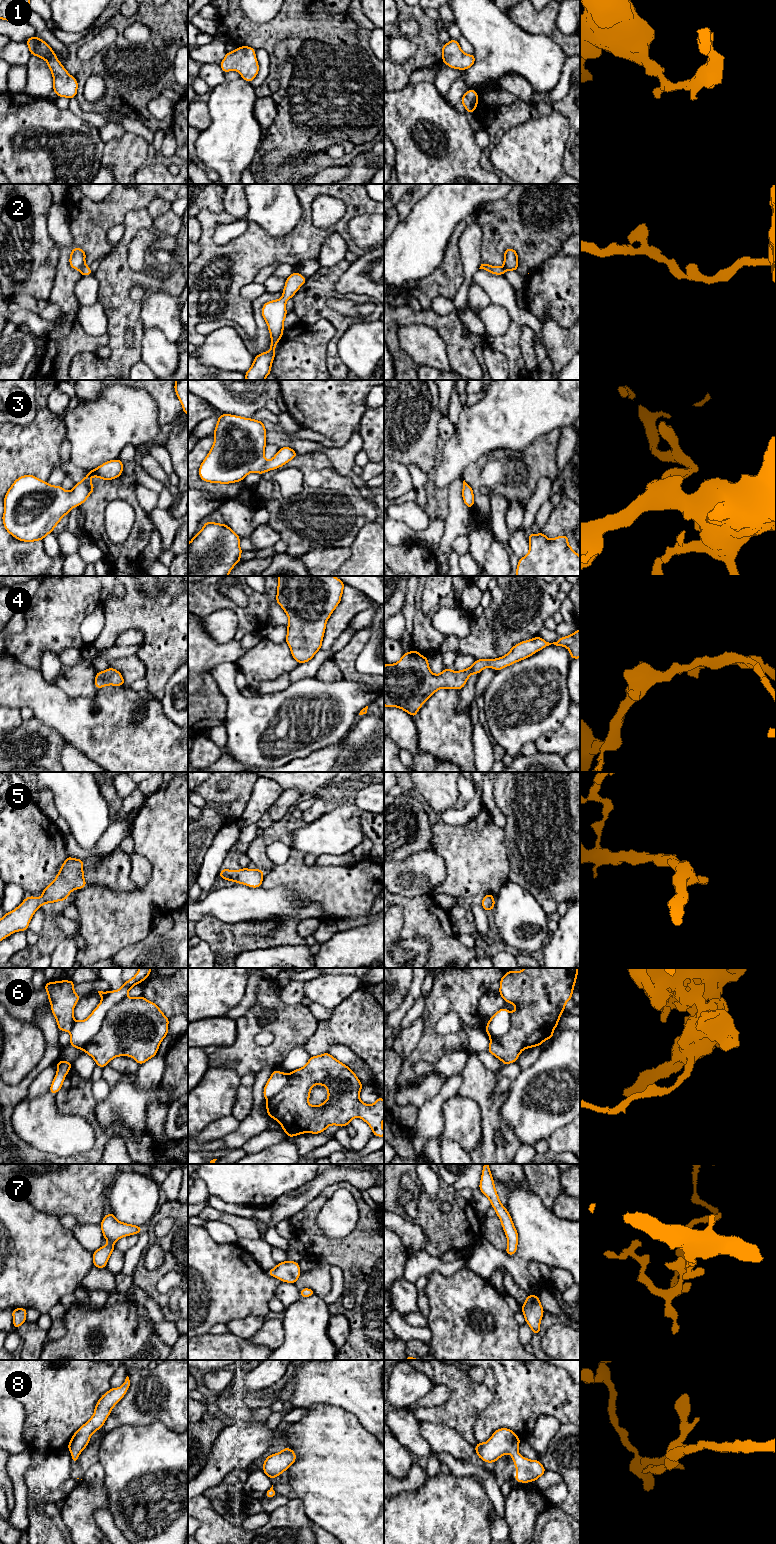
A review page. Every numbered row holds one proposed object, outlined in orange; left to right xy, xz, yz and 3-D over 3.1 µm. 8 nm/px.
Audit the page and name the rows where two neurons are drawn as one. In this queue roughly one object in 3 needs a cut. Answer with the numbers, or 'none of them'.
6

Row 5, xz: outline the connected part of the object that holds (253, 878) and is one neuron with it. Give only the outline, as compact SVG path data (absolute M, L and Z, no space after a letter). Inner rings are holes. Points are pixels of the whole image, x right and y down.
M242 868L237 871L222 869L218 877L228 881L234 881L235 883L244 884L252 888L257 888L262 886L263 876L264 872L257 868Z

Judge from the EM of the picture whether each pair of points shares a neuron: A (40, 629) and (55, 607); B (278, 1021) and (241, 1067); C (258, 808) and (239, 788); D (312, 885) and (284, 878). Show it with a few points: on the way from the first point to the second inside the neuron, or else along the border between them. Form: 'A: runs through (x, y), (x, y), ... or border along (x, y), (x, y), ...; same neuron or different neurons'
A: runs through (45, 624), (55, 612); same neuron
B: runs through (263, 1021), (246, 1038), (245, 1052); same neuron
C: border along (255, 782), (246, 807), (238, 819); different neurons
D: runs through (305, 880), (291, 878); same neuron

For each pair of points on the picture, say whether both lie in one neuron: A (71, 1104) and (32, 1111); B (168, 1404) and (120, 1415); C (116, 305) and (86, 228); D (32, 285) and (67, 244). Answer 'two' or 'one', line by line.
A: two
B: one
C: two
D: two

